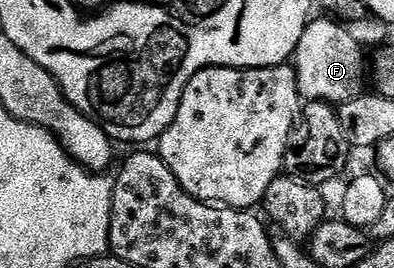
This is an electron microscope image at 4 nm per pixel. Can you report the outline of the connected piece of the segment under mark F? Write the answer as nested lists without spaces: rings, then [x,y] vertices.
[[[331,16],[319,17],[323,18],[308,21],[293,55],[299,97],[307,102],[348,102],[364,93],[363,81],[369,78],[369,62],[366,57],[363,59],[365,48],[353,40],[350,29],[342,21]]]

